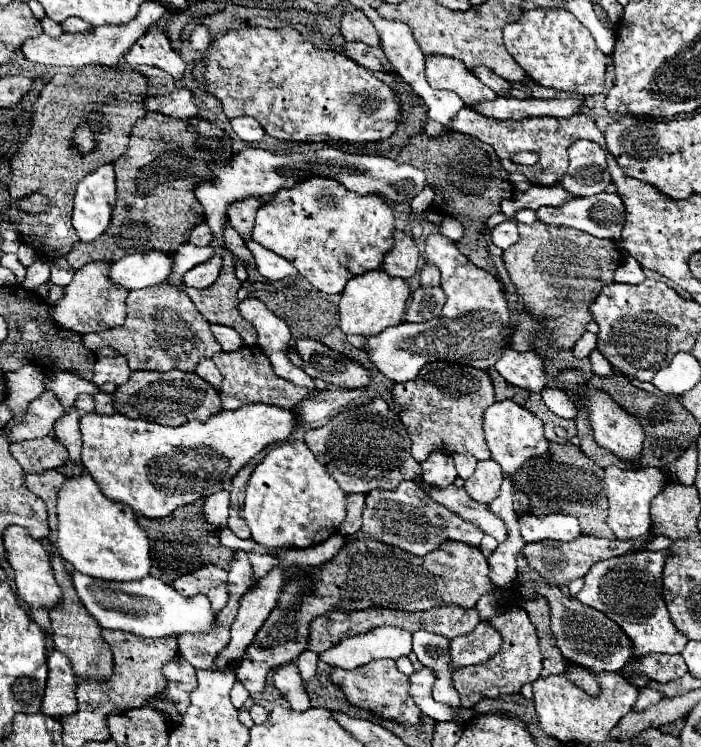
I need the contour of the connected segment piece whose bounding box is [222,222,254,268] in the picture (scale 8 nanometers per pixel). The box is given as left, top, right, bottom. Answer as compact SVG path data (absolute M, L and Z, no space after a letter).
M228 222L224 224L222 234L224 234L224 248L228 248L236 258L240 258L240 260L246 262L250 268L254 268L254 256L250 256L250 250L246 248L242 236L240 236Z

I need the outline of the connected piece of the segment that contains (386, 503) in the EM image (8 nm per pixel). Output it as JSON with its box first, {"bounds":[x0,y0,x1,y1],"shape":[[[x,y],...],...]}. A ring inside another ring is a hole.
{"bounds":[356,482,484,556],"shape":[[[402,482],[400,488],[394,492],[368,492],[362,522],[362,530],[356,536],[376,536],[390,546],[398,546],[416,556],[432,552],[444,540],[458,540],[468,546],[480,546],[480,540],[484,536],[484,532],[476,524],[462,520],[460,516],[456,516],[448,508],[442,508],[440,504],[434,504],[432,500],[426,500],[426,496],[418,492],[418,486],[410,482]]]}

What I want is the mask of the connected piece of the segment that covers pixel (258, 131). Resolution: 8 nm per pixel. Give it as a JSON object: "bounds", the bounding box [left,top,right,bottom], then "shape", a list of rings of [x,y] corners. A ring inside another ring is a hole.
{"bounds":[232,116,264,144],"shape":[[[242,116],[242,118],[234,118],[232,122],[232,130],[238,134],[240,140],[248,142],[248,144],[254,144],[254,142],[260,142],[262,136],[264,136],[264,130],[262,126],[250,118],[250,116]]]}

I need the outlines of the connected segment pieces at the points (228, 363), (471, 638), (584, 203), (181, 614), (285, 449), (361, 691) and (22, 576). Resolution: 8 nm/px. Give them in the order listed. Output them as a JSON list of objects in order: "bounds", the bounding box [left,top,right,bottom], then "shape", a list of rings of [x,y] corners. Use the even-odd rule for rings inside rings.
[{"bounds":[212,346,316,410],"shape":[[[242,346],[236,352],[220,352],[212,360],[224,376],[224,382],[220,388],[220,398],[224,402],[224,410],[234,410],[234,408],[240,408],[246,404],[258,404],[258,402],[274,404],[280,408],[292,408],[294,404],[298,404],[298,400],[316,392],[316,390],[294,388],[288,380],[278,378],[272,370],[270,360],[266,358],[264,352],[260,352],[258,346]]]},{"bounds":[452,622,500,670],"shape":[[[480,622],[474,632],[452,640],[452,664],[454,670],[488,660],[500,648],[500,634],[490,622]]]},{"bounds":[554,194,624,240],"shape":[[[594,194],[572,198],[554,210],[554,226],[568,226],[596,238],[618,240],[624,224],[624,208],[618,194]]]},{"bounds":[72,572,216,638],"shape":[[[72,572],[72,582],[82,598],[82,604],[102,628],[122,630],[142,638],[162,638],[172,634],[178,636],[182,632],[208,632],[216,624],[216,616],[210,612],[210,602],[206,596],[194,596],[186,600],[184,596],[178,596],[174,588],[154,576],[132,582],[108,582]]]},{"bounds":[244,442,346,548],"shape":[[[282,442],[266,454],[266,458],[256,466],[250,476],[246,502],[244,502],[244,520],[250,526],[252,540],[268,548],[310,548],[326,538],[330,538],[346,518],[346,492],[338,482],[320,466],[316,456],[306,448],[304,442]]]},{"bounds":[330,660,420,726],"shape":[[[372,660],[366,666],[360,666],[356,670],[332,668],[330,678],[346,692],[346,698],[350,700],[350,704],[358,704],[360,708],[370,708],[370,712],[378,714],[380,718],[394,720],[400,724],[410,724],[410,726],[418,724],[420,720],[420,710],[414,704],[414,700],[410,700],[410,694],[408,694],[410,680],[396,668],[394,660]]]},{"bounds":[4,526,60,608],"shape":[[[6,526],[4,548],[6,548],[8,562],[12,564],[12,568],[16,572],[16,588],[18,588],[20,598],[30,608],[52,608],[52,606],[60,604],[60,586],[54,580],[46,548],[38,540],[34,540],[22,526]]]}]

